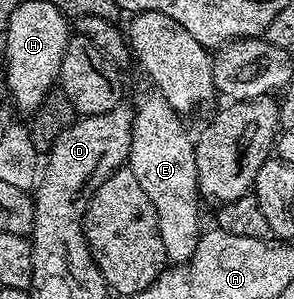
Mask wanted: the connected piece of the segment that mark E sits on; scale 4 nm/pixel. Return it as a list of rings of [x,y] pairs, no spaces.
[[[159,94],[145,96],[135,104],[133,133],[127,166],[135,174],[143,194],[155,206],[159,238],[163,238],[166,261],[185,264],[195,254],[203,231],[197,191],[194,137],[189,136],[182,117]]]

